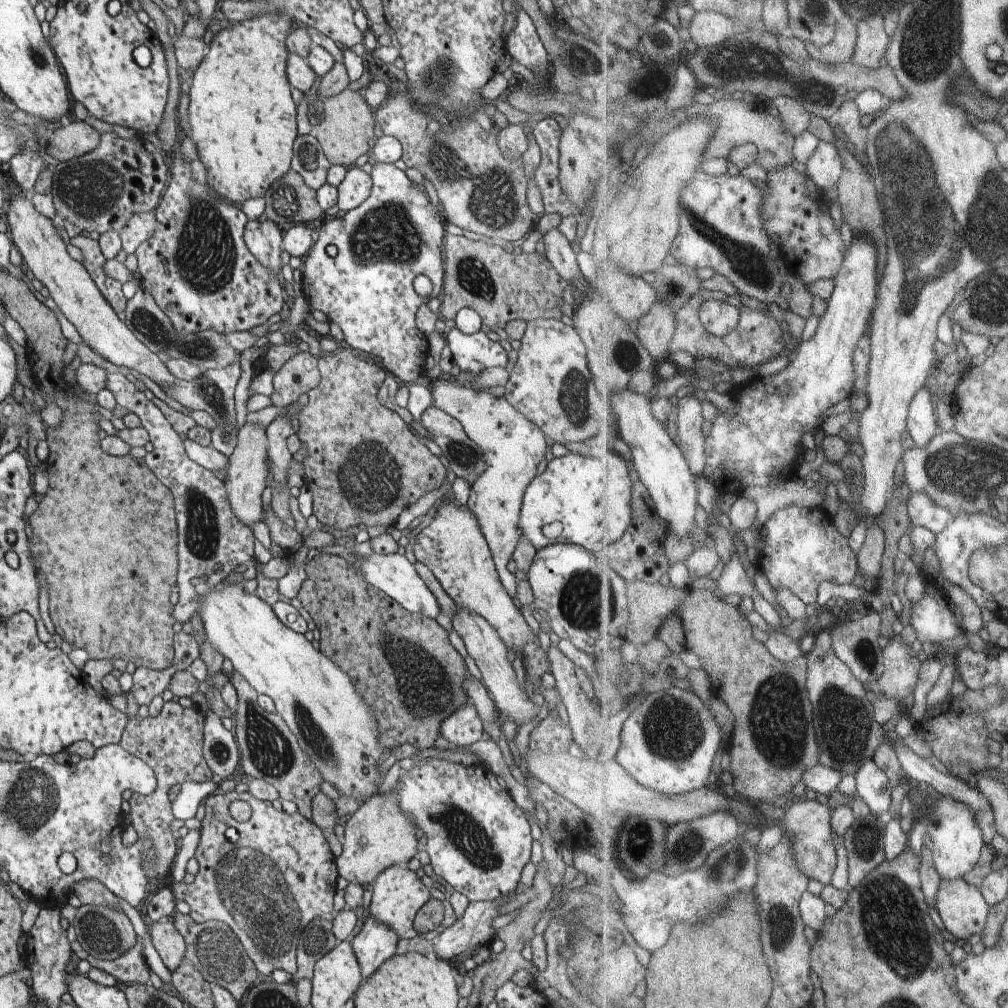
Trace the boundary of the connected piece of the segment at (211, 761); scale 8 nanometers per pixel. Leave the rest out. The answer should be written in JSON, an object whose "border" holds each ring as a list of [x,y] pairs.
{"border":[[[207,710],[204,724],[203,755],[210,770],[223,779],[234,777],[240,767],[234,735],[222,725],[221,718],[213,710]]]}

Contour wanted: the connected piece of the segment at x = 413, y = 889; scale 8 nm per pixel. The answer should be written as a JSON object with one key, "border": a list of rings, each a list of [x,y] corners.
{"border":[[[396,865],[386,868],[376,877],[376,884],[372,890],[372,898],[369,903],[369,914],[374,916],[376,922],[386,924],[390,930],[394,930],[400,939],[424,937],[424,934],[414,930],[414,919],[418,910],[430,900],[433,895],[428,892],[428,888],[420,882],[417,874],[407,866]]]}

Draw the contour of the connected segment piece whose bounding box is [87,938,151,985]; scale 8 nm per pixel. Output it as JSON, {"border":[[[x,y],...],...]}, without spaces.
{"border":[[[142,938],[128,950],[128,952],[120,958],[111,961],[98,960],[88,957],[87,961],[91,968],[98,968],[98,970],[106,970],[108,974],[112,974],[118,982],[130,984],[130,982],[140,983],[143,985],[150,983],[151,970],[146,964],[144,958],[144,948],[142,948]]]}

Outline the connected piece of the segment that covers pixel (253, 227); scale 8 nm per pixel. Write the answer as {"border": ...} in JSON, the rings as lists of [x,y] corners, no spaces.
{"border":[[[267,219],[260,222],[250,220],[243,230],[243,239],[261,266],[277,275],[282,270],[283,234],[278,222]]]}

